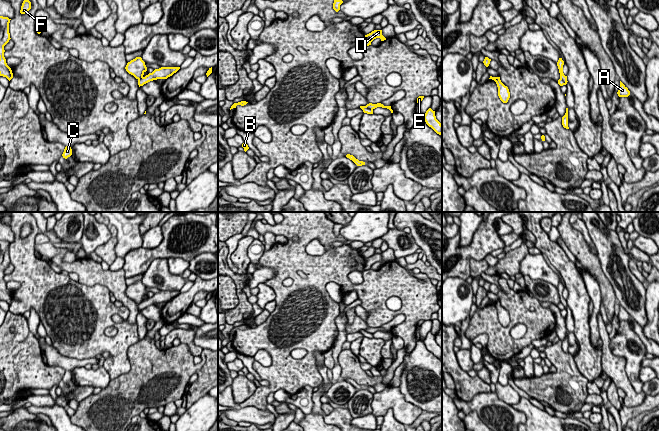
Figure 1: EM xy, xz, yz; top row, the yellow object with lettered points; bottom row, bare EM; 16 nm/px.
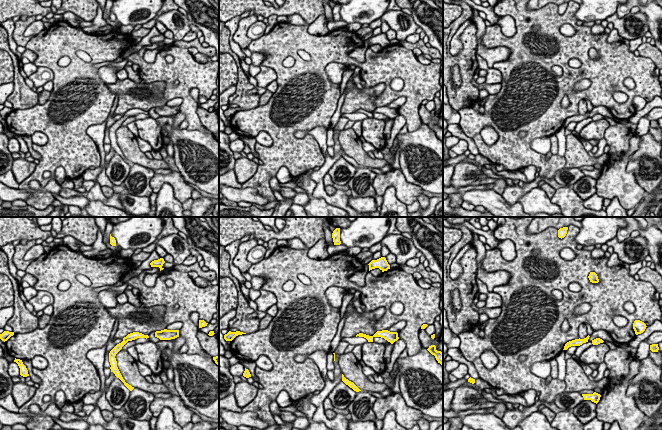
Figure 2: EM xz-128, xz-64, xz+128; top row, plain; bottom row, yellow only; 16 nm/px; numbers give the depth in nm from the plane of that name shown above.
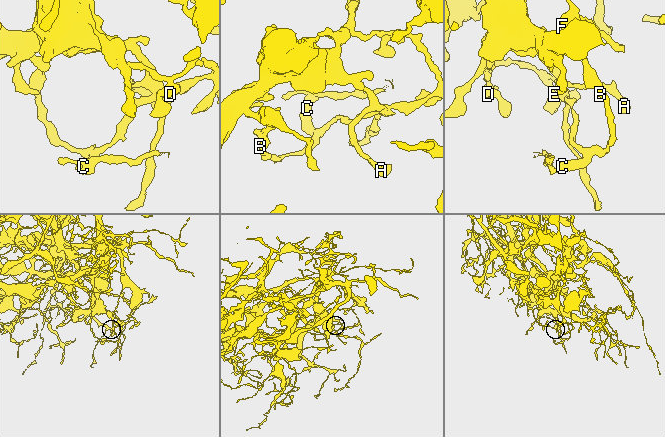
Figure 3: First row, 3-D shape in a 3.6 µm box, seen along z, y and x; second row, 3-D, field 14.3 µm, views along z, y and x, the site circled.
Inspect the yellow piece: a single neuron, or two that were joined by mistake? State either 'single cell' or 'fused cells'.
fused cells

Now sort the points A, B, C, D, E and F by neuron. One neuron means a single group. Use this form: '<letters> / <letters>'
A / B C D E F

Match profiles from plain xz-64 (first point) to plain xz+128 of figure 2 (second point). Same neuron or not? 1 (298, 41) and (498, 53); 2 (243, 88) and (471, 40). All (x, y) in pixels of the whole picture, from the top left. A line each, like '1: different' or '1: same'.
1: different
2: same

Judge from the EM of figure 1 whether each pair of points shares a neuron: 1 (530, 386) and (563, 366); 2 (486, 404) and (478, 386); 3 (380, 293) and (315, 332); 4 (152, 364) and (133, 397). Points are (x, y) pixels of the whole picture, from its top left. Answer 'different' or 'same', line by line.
1: same
2: different
3: same
4: same

